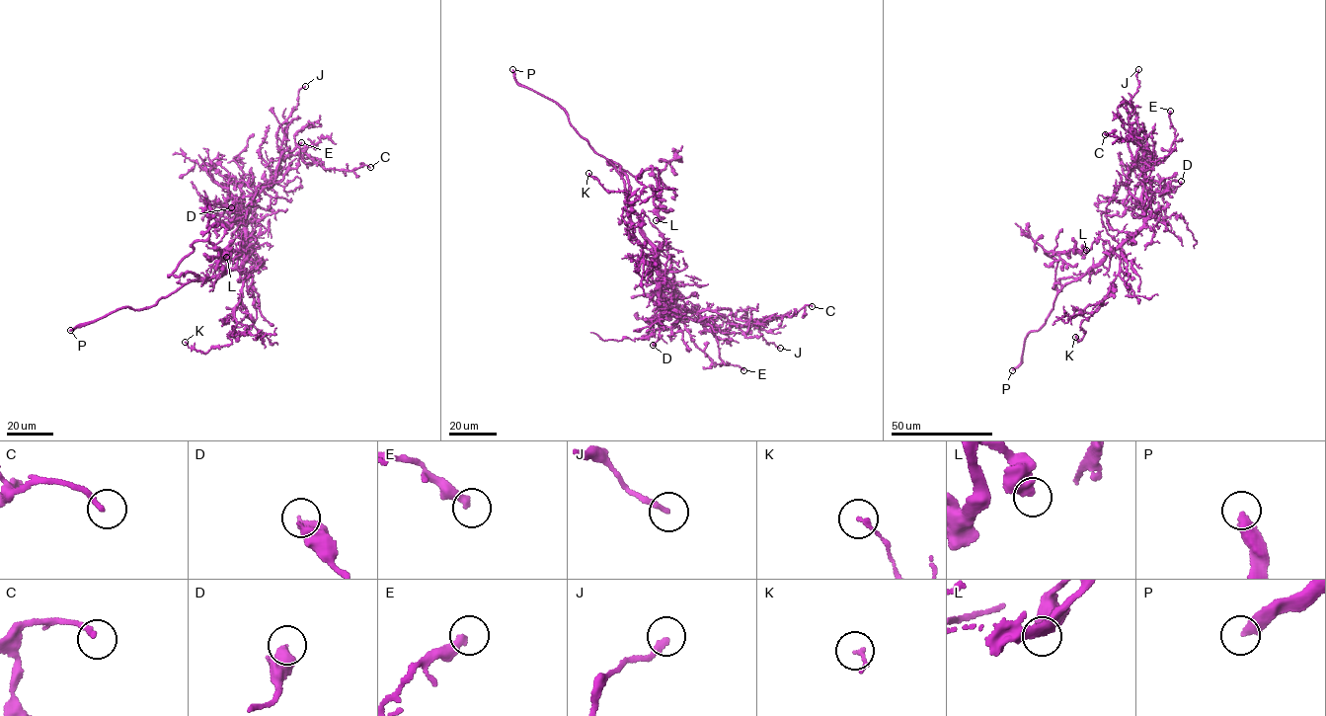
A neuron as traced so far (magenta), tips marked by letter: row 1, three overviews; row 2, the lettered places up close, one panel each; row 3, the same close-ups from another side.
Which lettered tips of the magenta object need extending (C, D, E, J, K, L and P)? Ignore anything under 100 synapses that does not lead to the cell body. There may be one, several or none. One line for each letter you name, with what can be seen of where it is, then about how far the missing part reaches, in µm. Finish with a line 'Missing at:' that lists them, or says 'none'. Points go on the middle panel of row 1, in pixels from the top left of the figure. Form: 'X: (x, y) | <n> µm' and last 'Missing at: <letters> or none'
P: (512, 69) | 35 µm
Missing at: P

